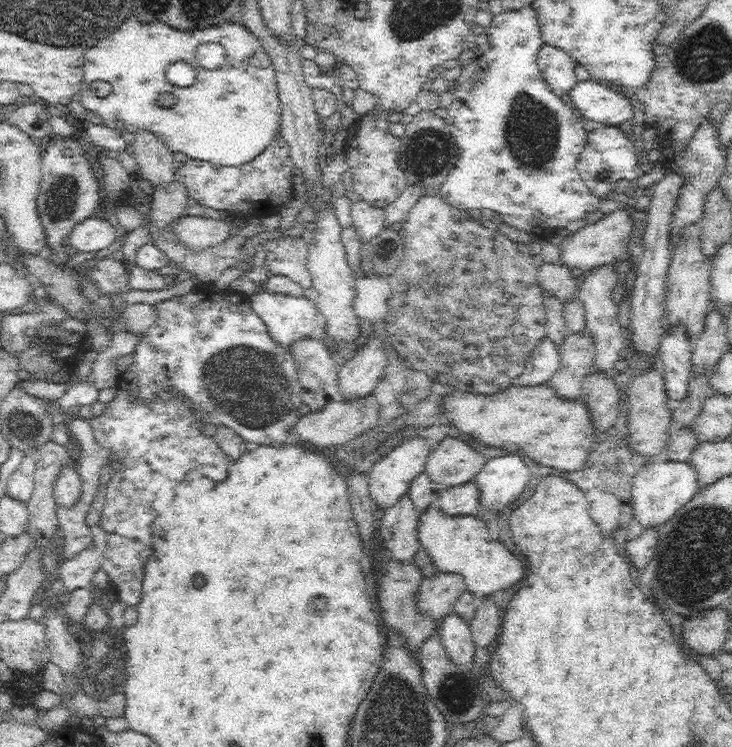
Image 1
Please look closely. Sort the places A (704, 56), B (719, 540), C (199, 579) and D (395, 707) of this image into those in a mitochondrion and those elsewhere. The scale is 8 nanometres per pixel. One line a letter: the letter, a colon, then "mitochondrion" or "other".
A: mitochondrion
B: mitochondrion
C: mitochondrion
D: mitochondrion

